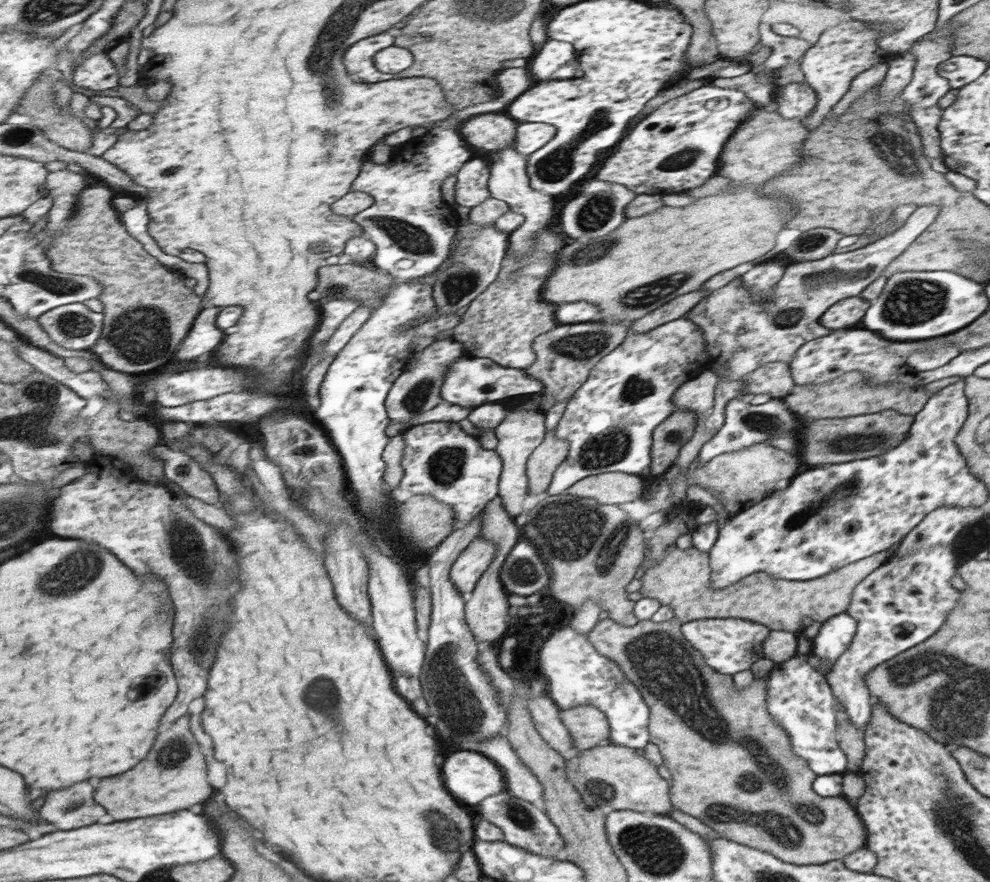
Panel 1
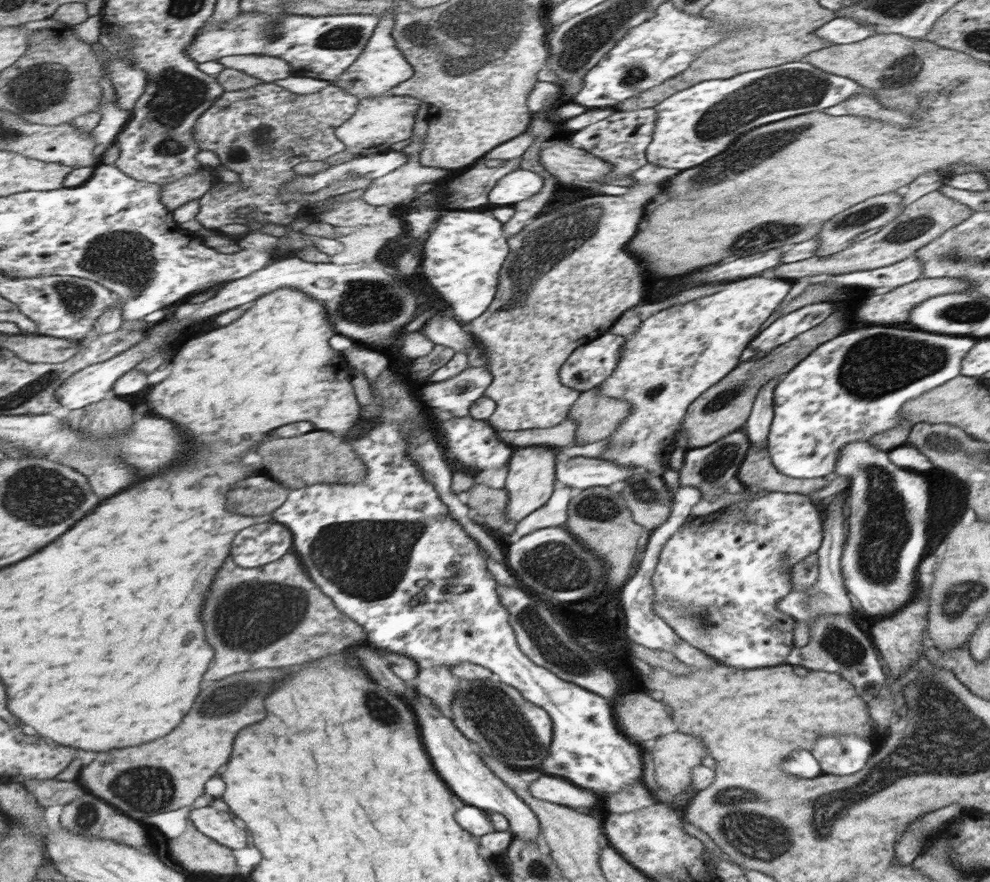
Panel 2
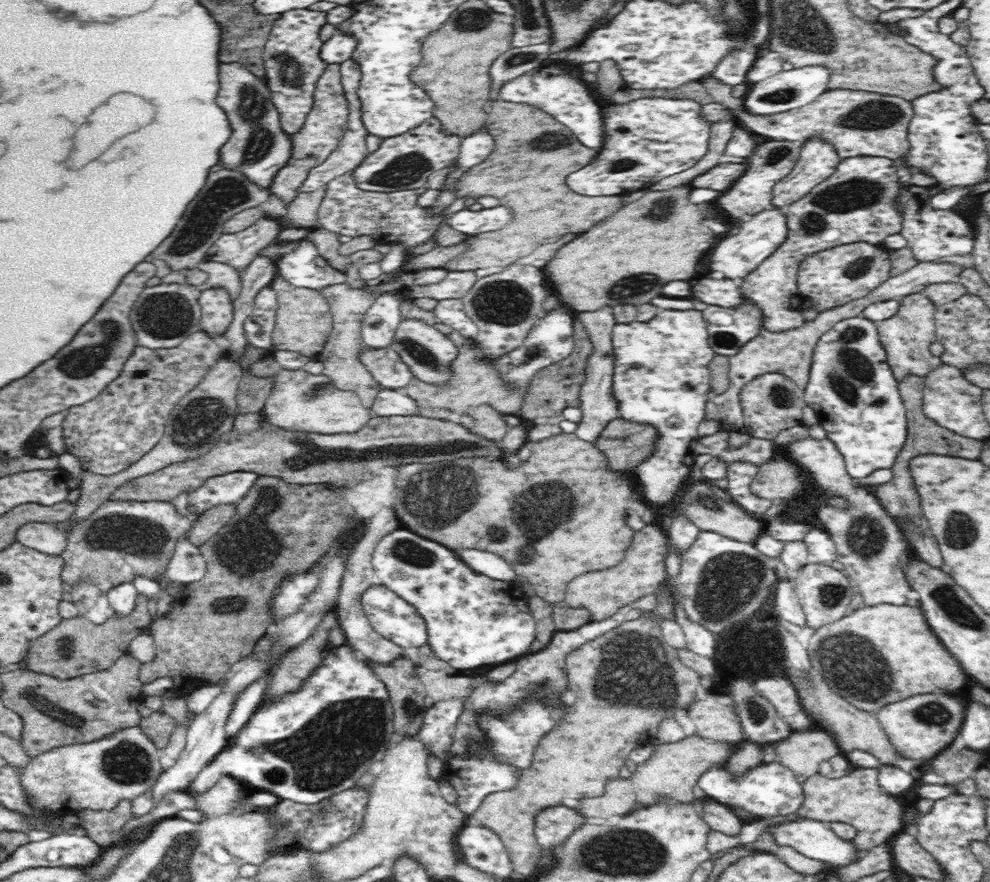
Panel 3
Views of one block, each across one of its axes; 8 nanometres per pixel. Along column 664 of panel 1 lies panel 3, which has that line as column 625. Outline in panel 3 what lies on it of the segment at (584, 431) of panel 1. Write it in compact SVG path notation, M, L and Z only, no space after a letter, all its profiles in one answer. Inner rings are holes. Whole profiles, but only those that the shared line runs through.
M661 309L650 322L636 320L628 322L628 325L616 324L611 340L615 358L613 398L616 399L619 416L632 422L651 424L659 432L655 451L632 472L642 482L643 498L654 505L664 506L676 496L680 483L690 474L697 456L692 446L699 440L698 425L704 421L707 403L714 396L707 368L715 356L714 349L710 347L708 331L698 310Z

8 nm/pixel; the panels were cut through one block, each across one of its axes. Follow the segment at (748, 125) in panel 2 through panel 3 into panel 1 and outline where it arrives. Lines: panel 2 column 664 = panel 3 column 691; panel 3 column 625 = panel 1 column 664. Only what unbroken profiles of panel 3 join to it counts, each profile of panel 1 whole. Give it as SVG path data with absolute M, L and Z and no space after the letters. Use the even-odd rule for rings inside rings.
M707 83L701 88L668 100L655 108L653 112L645 114L630 129L630 134L621 137L612 147L615 152L605 159L594 178L603 182L623 184L633 194L657 194L657 186L659 186L659 194L673 194L681 190L699 188L707 178L715 174L715 162L717 162L717 154L721 146L732 138L737 126L744 124L744 120L757 107L759 106L756 102L747 98L742 91L719 88Z

